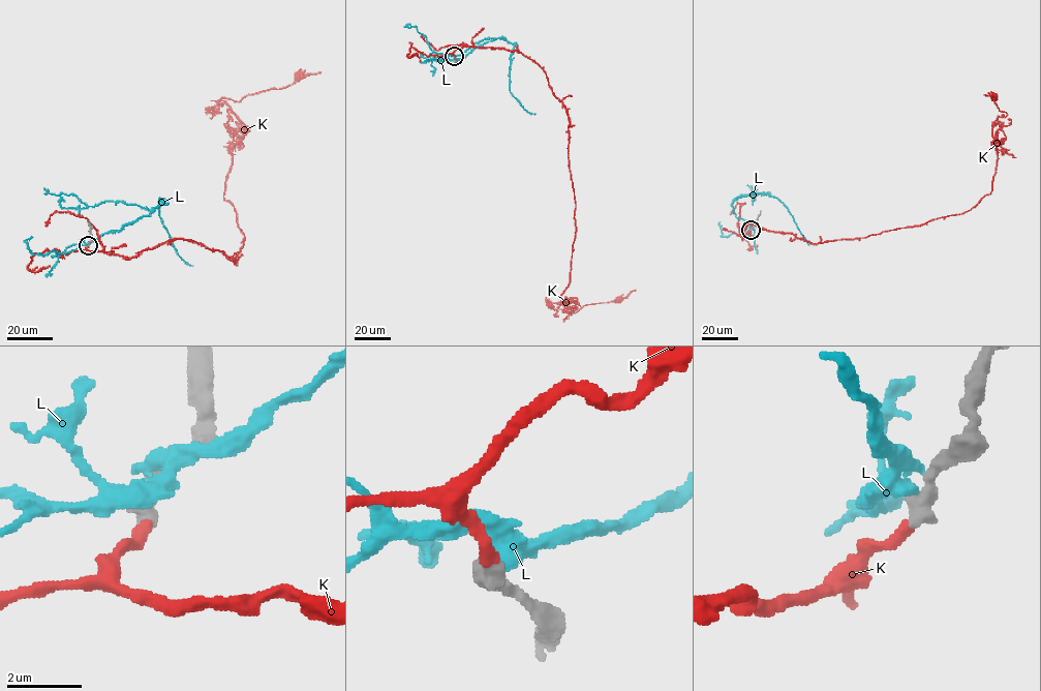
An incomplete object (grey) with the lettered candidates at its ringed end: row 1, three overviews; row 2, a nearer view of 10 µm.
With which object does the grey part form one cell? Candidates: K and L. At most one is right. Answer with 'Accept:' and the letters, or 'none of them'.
Accept: K

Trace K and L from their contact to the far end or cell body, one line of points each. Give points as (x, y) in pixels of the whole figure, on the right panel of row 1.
K: (752, 230), (742, 239), (756, 224), (818, 243), (970, 210), (991, 190), (992, 124), (1007, 114), (994, 97)
L: (752, 228), (747, 221), (737, 217), (731, 205), (739, 197), (767, 193), (775, 197), (787, 208), (808, 245)

